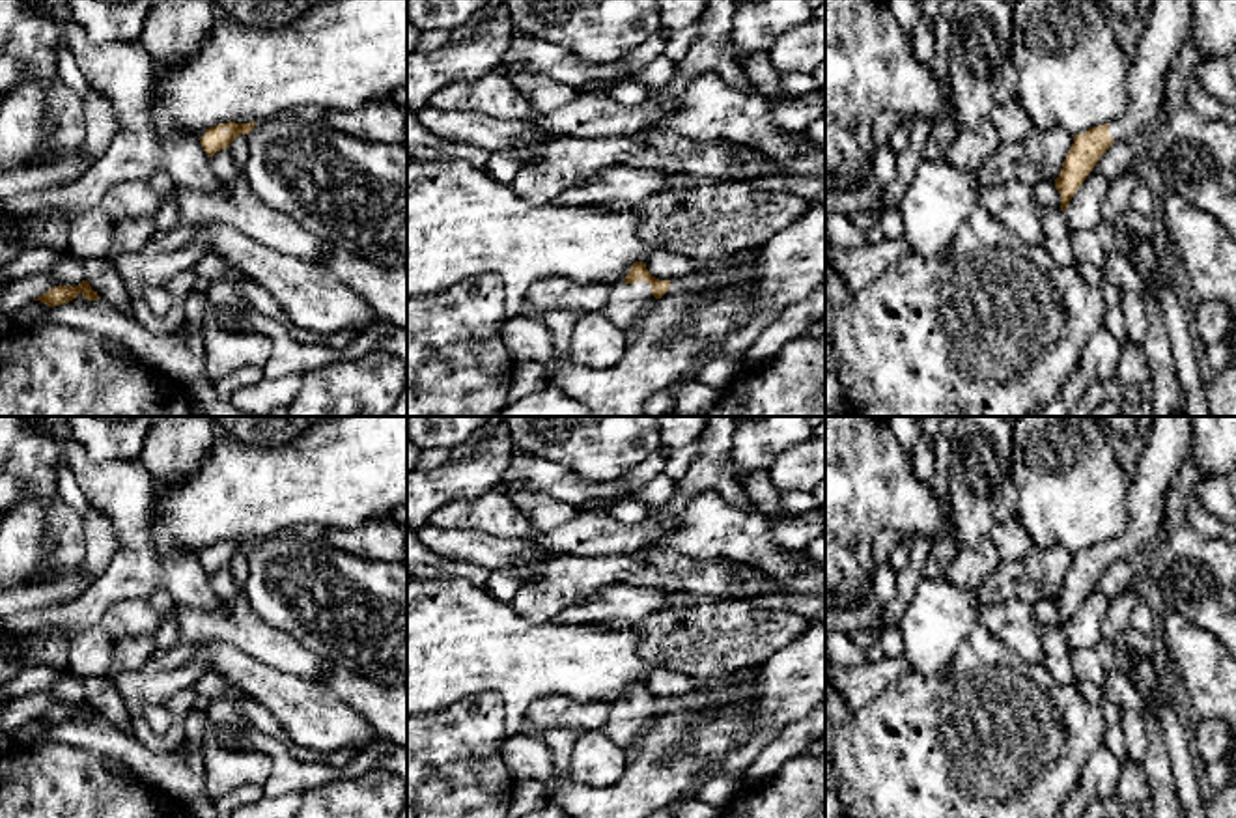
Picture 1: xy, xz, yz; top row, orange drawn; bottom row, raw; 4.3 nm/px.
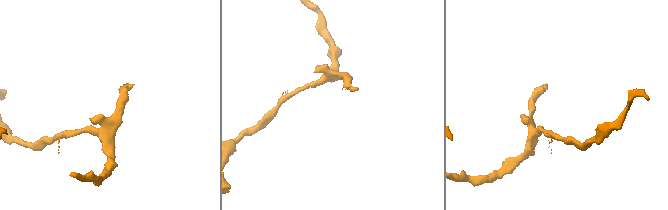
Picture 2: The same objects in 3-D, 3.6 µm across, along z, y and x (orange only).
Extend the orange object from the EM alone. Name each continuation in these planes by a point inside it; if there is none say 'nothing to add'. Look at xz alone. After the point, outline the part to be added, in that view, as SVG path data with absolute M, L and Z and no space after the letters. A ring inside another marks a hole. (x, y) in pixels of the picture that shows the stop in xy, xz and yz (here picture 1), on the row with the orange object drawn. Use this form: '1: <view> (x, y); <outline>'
1: xz (630, 303); M618 282L612 286L612 295L601 312L616 327L627 332L640 323L640 319L652 310L653 303L655 297L652 295L652 286L648 282Z

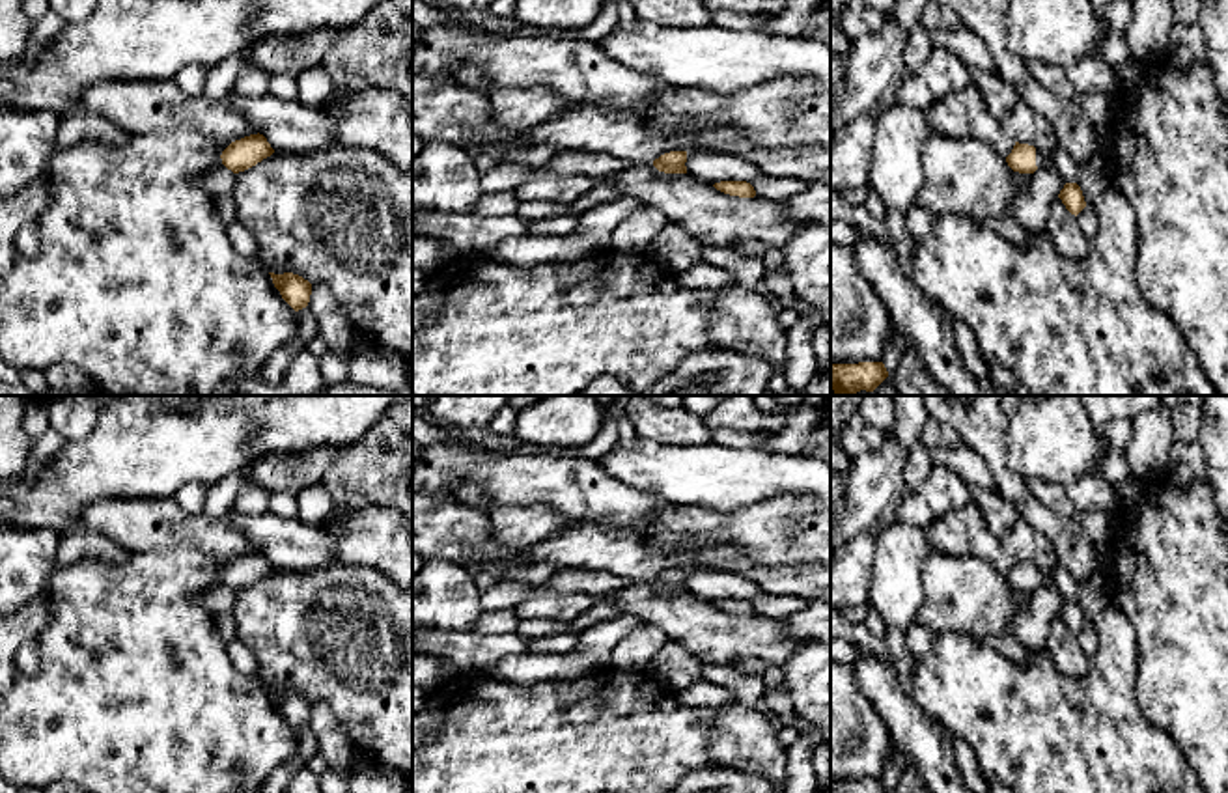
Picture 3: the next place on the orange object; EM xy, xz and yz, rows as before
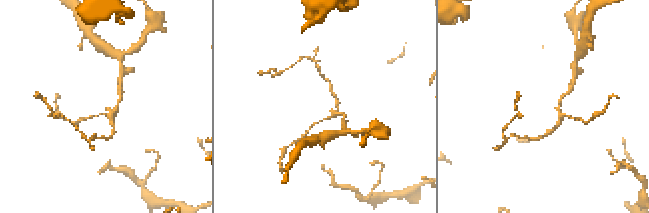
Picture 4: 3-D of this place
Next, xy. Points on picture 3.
nothing to add

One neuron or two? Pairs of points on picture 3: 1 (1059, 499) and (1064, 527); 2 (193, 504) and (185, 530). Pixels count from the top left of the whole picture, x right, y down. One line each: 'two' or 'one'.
1: two
2: two

